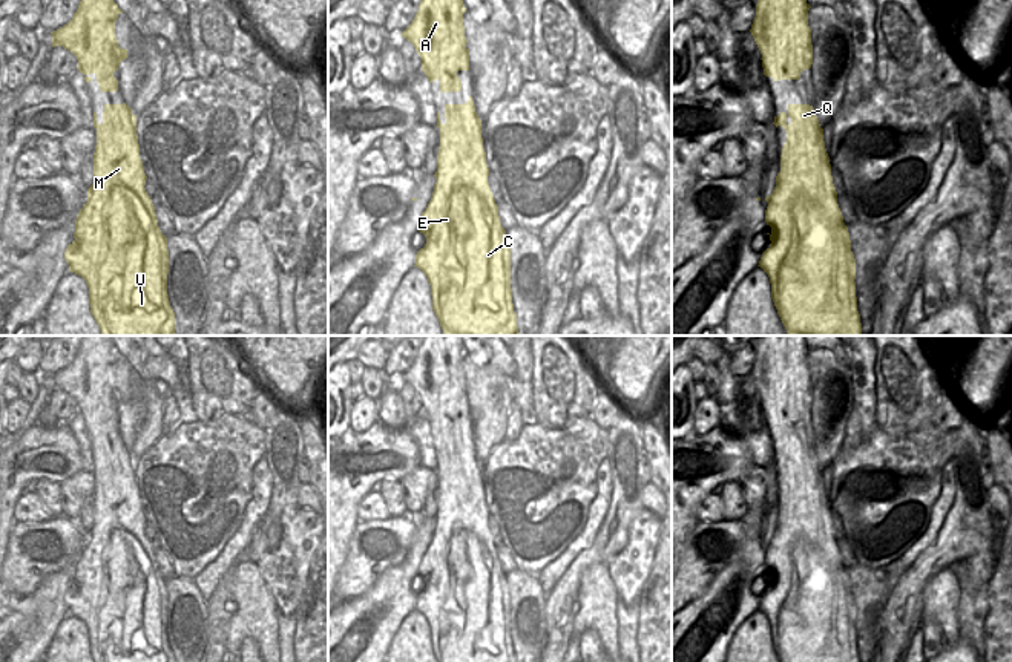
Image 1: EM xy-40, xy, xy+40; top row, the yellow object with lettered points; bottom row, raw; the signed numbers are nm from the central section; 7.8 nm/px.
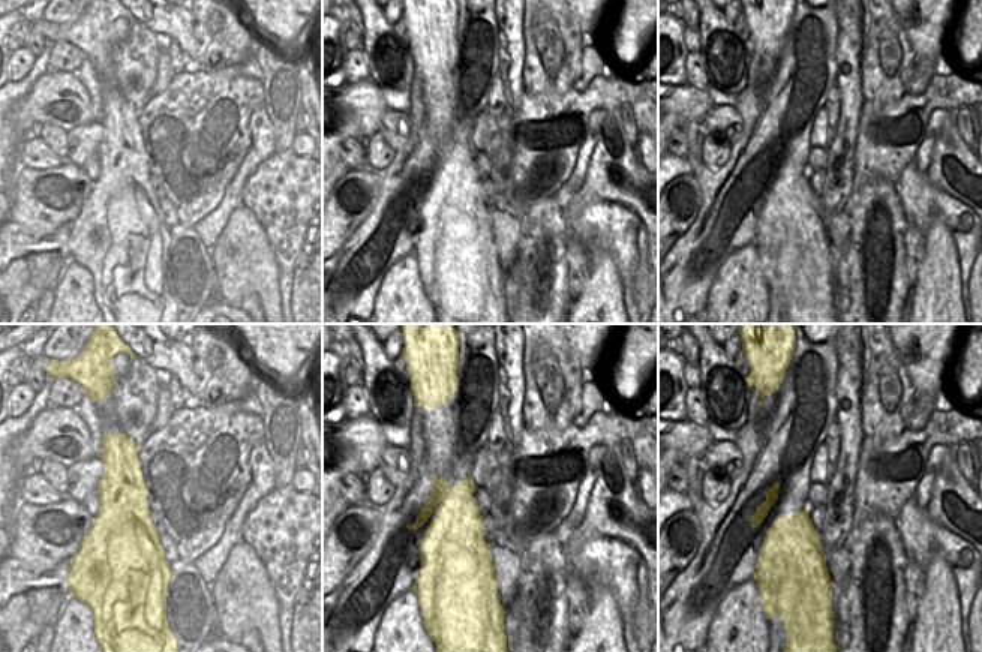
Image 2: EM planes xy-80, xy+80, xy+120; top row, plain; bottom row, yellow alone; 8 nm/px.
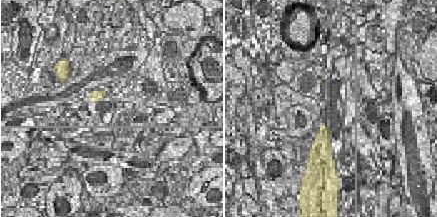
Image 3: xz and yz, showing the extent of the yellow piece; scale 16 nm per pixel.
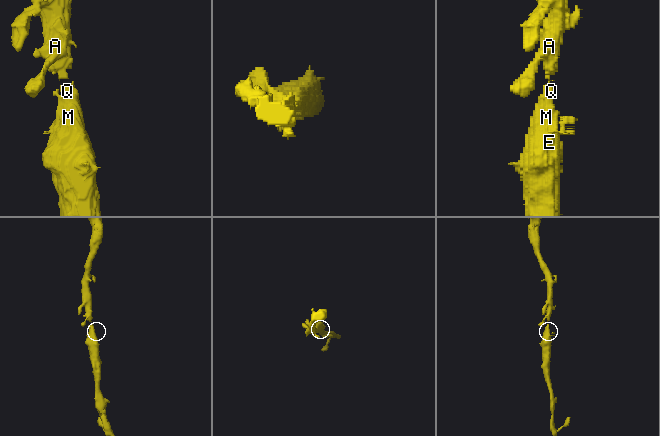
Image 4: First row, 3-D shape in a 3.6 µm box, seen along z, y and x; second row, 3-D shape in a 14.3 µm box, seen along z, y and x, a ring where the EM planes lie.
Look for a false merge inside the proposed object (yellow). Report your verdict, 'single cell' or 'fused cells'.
single cell

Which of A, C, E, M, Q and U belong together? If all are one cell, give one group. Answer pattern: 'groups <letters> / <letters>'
groups A C E M Q U

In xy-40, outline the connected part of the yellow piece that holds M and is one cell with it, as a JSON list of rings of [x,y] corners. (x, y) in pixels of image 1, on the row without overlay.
[[[126,446],[104,447],[101,467],[94,455],[94,470],[94,527],[75,564],[75,584],[64,595],[69,614],[86,624],[94,662],[175,662],[167,637],[167,581],[144,532],[136,458]]]

